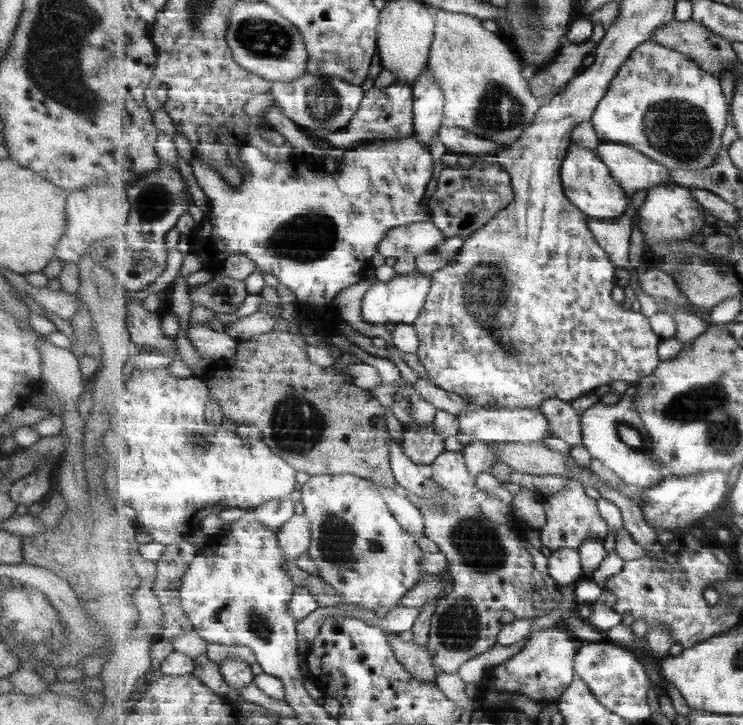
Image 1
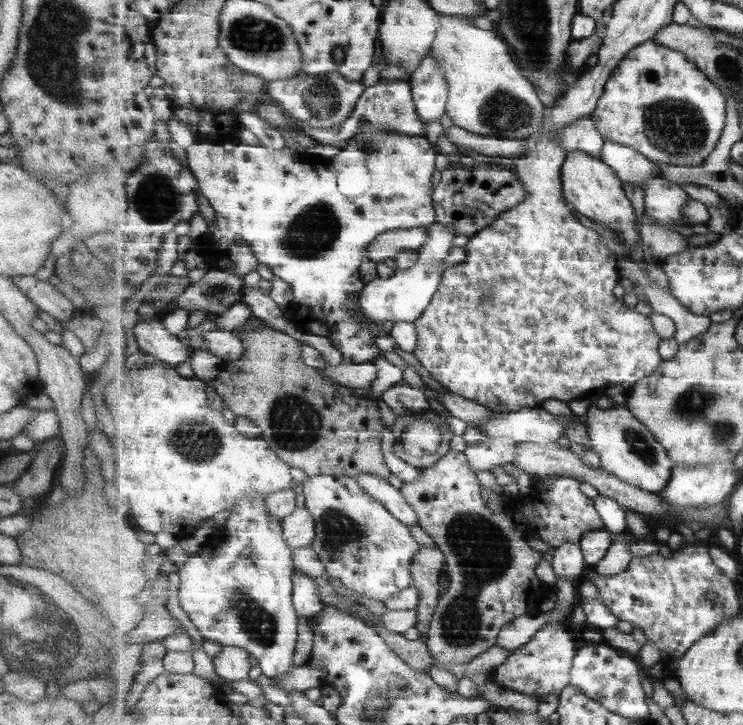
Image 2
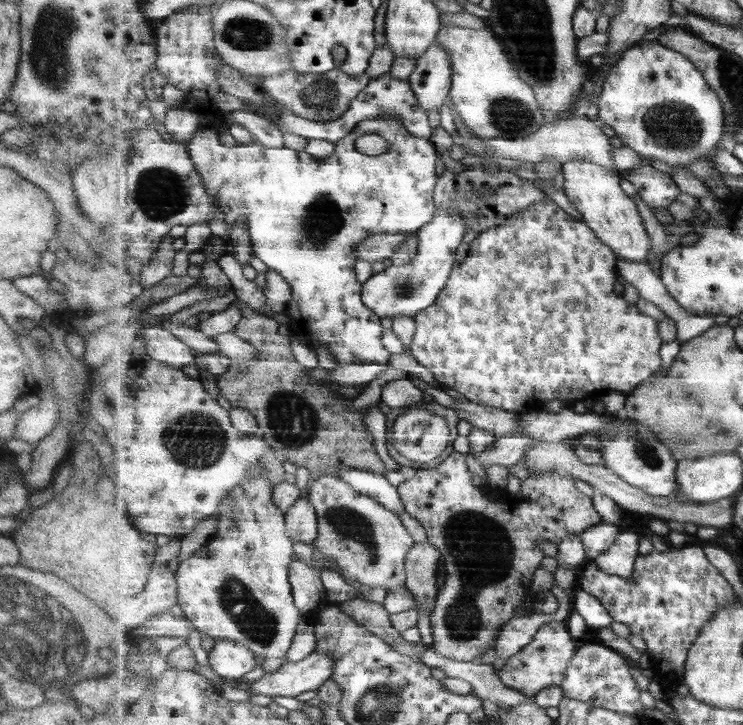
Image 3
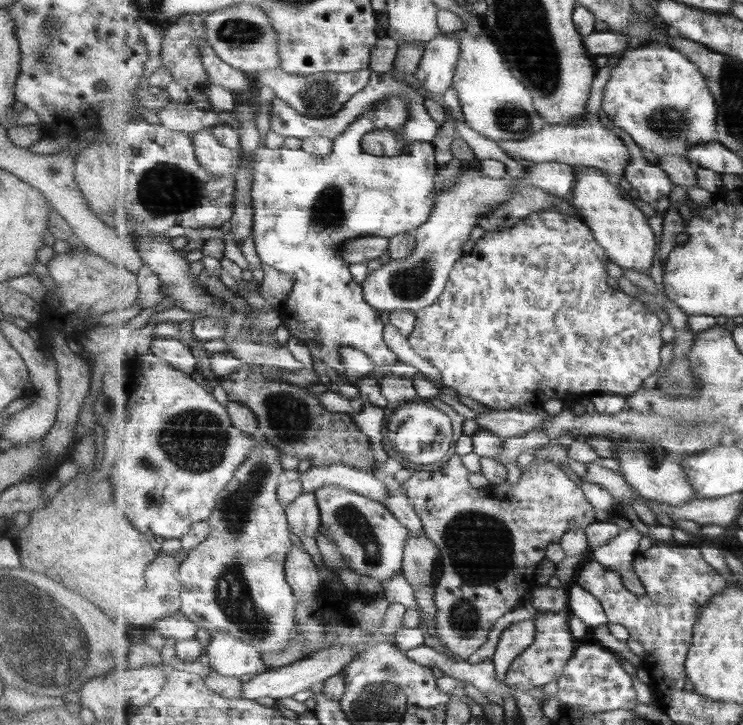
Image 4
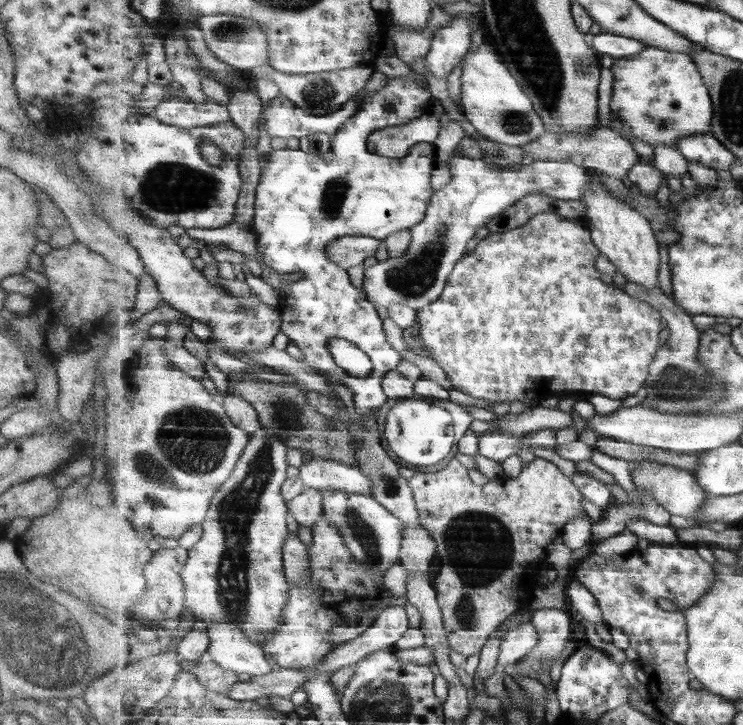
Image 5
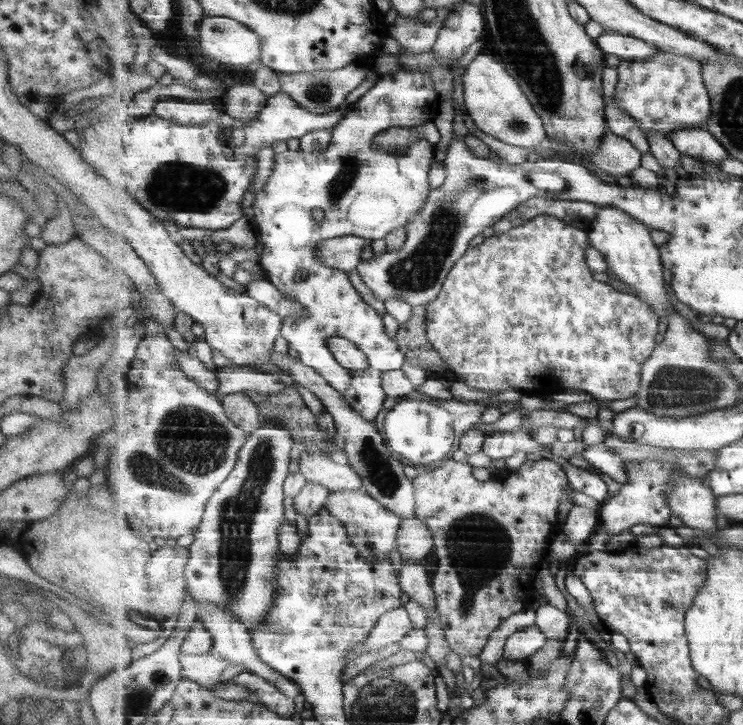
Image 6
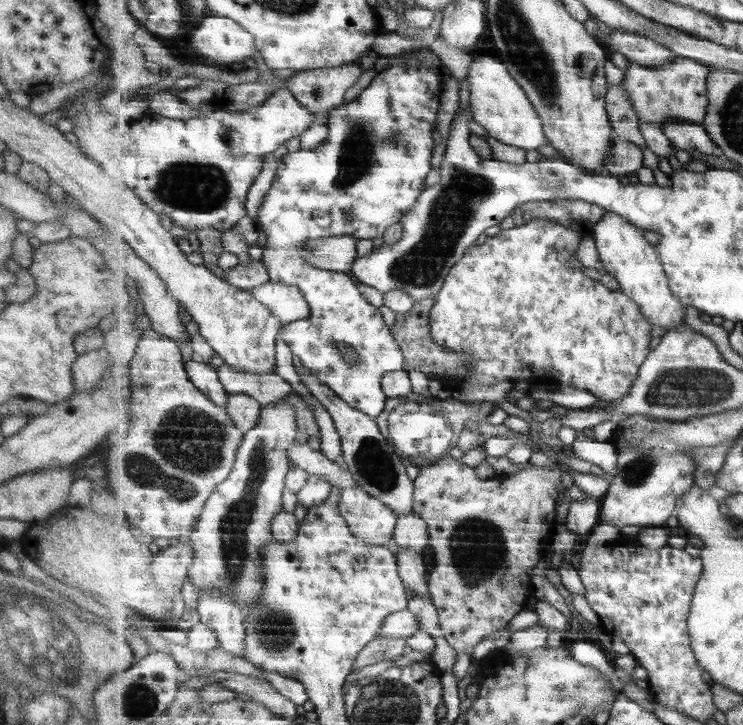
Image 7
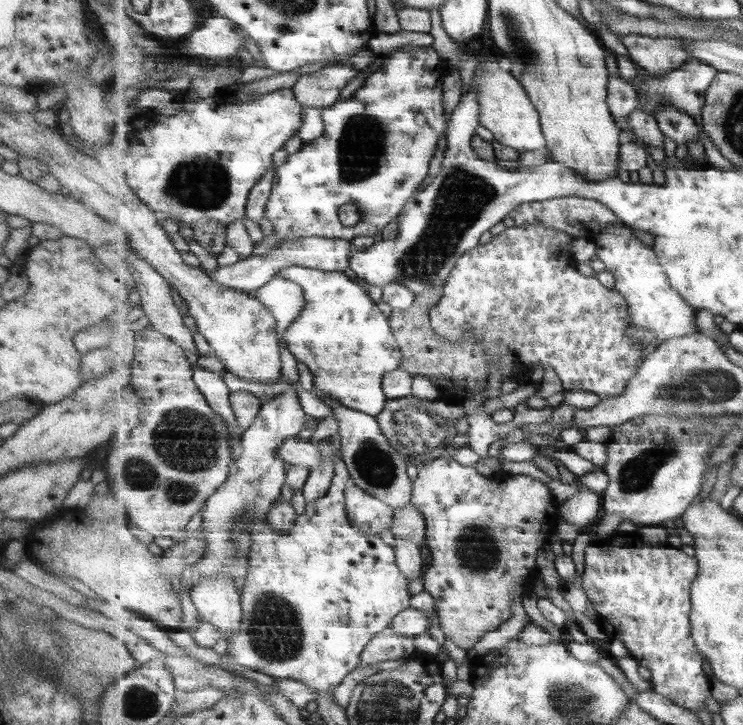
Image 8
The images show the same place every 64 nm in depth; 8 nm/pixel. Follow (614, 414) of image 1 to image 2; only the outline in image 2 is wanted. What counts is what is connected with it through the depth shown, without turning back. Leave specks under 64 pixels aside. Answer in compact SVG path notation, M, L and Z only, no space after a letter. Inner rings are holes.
M627 402L609 409L599 409L592 403L587 409L585 416L591 438L589 448L600 457L601 468L643 491L657 495L665 491L672 480L674 461L647 426L629 410Z

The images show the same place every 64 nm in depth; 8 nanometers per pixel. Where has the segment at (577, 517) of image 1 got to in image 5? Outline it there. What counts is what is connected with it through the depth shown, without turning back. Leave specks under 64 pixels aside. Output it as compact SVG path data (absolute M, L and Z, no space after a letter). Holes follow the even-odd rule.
M538 457L530 463L525 463L524 470L519 477L514 480L507 480L505 484L489 481L483 486L477 486L477 484L473 484L473 480L469 478L469 468L463 466L459 460L454 459L447 468L439 472L424 472L422 469L418 469L410 479L410 486L416 499L420 522L431 532L431 535L433 535L433 539L437 542L438 548L436 554L441 558L442 567L438 574L434 576L433 583L438 594L439 604L442 608L443 624L447 631L449 646L466 658L467 656L477 654L477 652L484 652L488 640L494 635L497 628L501 626L501 622L504 622L505 618L509 618L511 614L515 614L515 612L528 606L532 592L537 587L537 571L546 563L548 546L553 543L559 535L563 534L567 523L573 521L575 517L581 517L581 515L589 517L583 509L583 506L581 506L581 499L584 498L583 494L581 494L581 492L577 490L577 486L571 482L569 474L564 473L553 462Z

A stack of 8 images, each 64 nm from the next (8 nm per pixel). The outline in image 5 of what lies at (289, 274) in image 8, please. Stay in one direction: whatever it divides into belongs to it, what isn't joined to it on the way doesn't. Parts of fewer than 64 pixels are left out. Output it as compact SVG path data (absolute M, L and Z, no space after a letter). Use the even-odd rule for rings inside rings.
M403 76L389 78L386 86L370 94L359 107L359 111L333 136L333 147L324 155L310 155L301 158L298 153L292 153L287 148L273 150L267 154L265 166L261 166L261 182L256 192L256 213L253 219L253 232L258 236L258 250L262 262L275 268L281 274L291 274L296 277L293 283L283 285L281 295L285 303L282 312L282 330L298 345L304 353L304 361L316 368L324 378L339 382L354 393L354 406L359 415L369 417L388 401L382 382L387 372L395 370L401 364L401 354L387 342L383 318L377 314L375 306L368 299L365 289L355 288L351 284L349 272L333 263L327 256L327 245L331 241L344 236L364 236L384 241L393 232L410 230L420 224L431 198L435 194L431 186L433 168L438 168L437 156L433 145L419 144L411 148L409 154L397 156L379 156L367 147L369 136L373 132L399 125L409 124L417 120L425 112L431 112L431 92L429 88L421 88L413 78ZM347 339L358 345L363 352L372 358L373 370L367 377L351 376L344 368L335 362L331 354L331 340Z

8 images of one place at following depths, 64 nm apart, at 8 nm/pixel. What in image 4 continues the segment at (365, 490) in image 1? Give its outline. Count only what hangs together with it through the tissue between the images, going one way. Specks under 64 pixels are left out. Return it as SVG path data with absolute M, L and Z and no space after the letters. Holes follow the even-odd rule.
M325 486L315 492L321 509L321 527L339 545L351 571L386 581L397 571L403 573L404 553L410 530L398 520L382 502L370 500L355 492L337 486Z

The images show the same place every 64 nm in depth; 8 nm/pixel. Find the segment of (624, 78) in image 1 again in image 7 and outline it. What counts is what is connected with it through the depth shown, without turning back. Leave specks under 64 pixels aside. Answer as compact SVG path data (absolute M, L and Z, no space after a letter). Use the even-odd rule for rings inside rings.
M677 56L673 62L655 68L629 62L625 74L621 86L628 92L633 109L639 113L639 120L663 128L671 119L685 119L702 124L707 117L710 103L708 79L712 72L706 64Z

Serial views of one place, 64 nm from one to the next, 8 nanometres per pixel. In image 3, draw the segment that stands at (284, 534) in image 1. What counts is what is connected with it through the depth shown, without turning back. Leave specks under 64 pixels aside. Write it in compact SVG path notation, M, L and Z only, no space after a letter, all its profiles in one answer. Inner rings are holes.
M305 497L294 504L285 516L287 534L293 541L313 544L318 536L319 521L317 511Z

